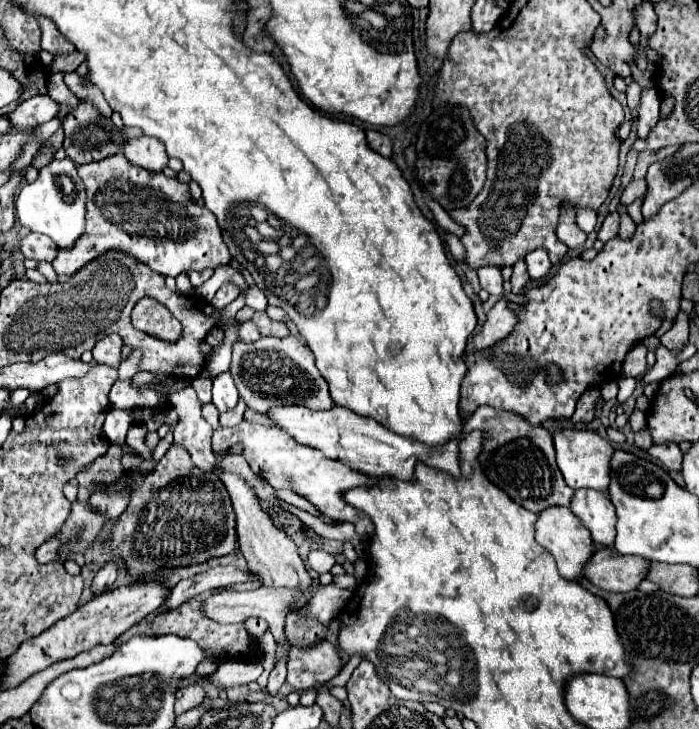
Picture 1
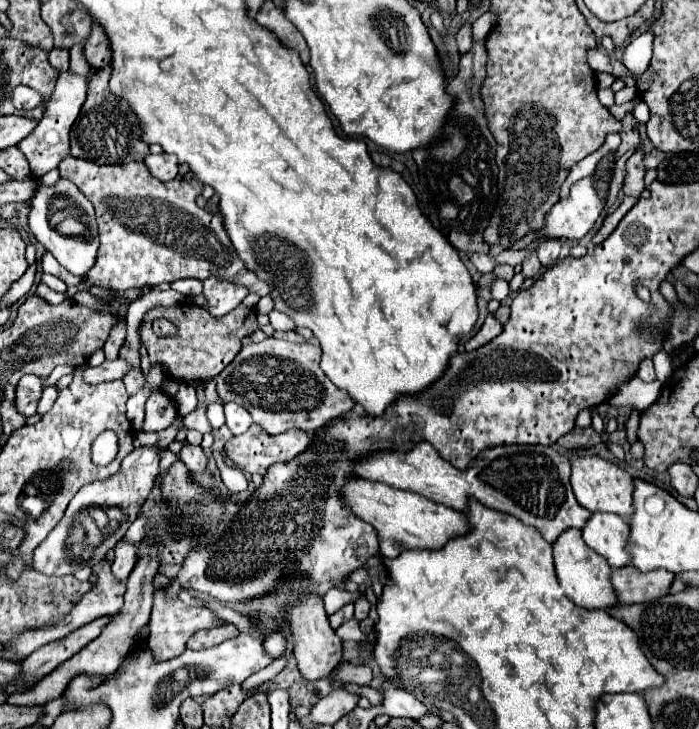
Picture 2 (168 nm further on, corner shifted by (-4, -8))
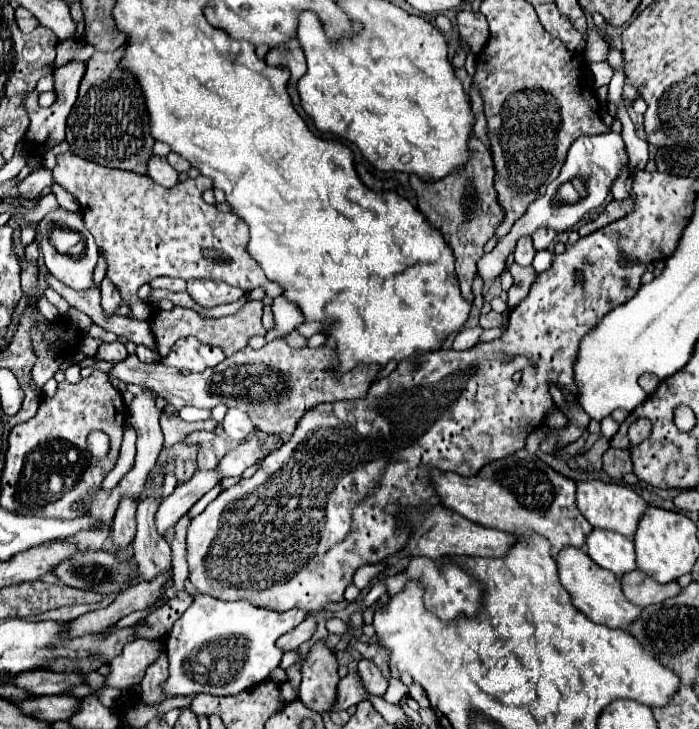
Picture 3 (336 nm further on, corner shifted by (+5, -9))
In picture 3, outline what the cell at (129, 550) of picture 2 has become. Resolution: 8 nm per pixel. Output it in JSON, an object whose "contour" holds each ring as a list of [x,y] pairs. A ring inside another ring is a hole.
{"contour":[[[122,498],[116,516],[114,516],[114,524],[112,524],[112,546],[116,550],[126,548],[136,534],[136,504],[130,498]]]}

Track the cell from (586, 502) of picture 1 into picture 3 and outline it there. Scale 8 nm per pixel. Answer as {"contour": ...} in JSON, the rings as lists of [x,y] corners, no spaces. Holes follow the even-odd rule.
{"contour":[[[592,530],[588,534],[586,554],[602,568],[614,572],[618,578],[626,572],[636,570],[636,556],[632,540],[612,530]]]}

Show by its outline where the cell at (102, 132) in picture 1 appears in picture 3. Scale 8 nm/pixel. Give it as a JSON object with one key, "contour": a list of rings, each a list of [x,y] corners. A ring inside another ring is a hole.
{"contour":[[[118,48],[116,52],[96,52],[86,62],[86,74],[80,82],[80,94],[68,116],[66,142],[70,150],[84,160],[108,168],[146,174],[146,162],[152,156],[154,140],[148,130],[148,114],[136,80],[130,74],[120,72],[118,82],[118,62],[122,54],[124,48]]]}

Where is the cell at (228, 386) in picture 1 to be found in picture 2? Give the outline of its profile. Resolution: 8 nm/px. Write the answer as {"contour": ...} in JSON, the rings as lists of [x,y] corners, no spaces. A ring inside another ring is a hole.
{"contour":[[[237,403],[225,405],[225,417],[227,417],[227,427],[231,429],[233,435],[241,435],[253,425],[253,419],[251,419],[249,411],[241,409]]]}

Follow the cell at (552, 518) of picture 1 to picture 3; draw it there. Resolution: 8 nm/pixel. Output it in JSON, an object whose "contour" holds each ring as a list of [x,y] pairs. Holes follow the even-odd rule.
{"contour":[[[568,546],[568,550],[562,550],[560,556],[556,556],[556,564],[558,564],[560,582],[562,582],[564,590],[570,594],[572,604],[582,614],[586,614],[592,622],[604,624],[608,628],[628,630],[630,622],[642,612],[640,606],[634,606],[632,602],[628,602],[624,598],[622,588],[620,588],[620,580],[612,572],[596,566],[596,562],[592,562],[582,548],[576,550],[576,546]]]}

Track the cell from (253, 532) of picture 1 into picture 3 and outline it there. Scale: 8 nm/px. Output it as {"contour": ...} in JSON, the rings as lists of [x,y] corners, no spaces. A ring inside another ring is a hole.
{"contour":[[[324,640],[312,644],[310,652],[302,660],[302,684],[300,684],[300,700],[316,710],[328,712],[336,698],[338,684],[338,662],[334,652],[326,646]]]}

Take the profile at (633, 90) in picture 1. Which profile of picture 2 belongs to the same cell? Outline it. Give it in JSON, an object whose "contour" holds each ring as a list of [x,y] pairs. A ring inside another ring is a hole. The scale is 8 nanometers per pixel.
{"contour":[[[641,33],[633,43],[629,43],[623,51],[623,65],[631,69],[635,75],[643,73],[651,61],[651,47],[653,47],[653,35]]]}

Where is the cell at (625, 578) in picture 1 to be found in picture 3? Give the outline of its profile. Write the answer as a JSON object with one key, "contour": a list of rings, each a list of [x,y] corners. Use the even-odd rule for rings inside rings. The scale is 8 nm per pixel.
{"contour":[[[640,570],[628,572],[620,578],[622,582],[622,592],[624,596],[636,604],[636,606],[650,606],[650,604],[658,604],[664,602],[668,598],[672,598],[674,594],[680,592],[678,582],[668,582],[668,584],[658,584],[652,578],[648,578],[646,574],[642,574]]]}

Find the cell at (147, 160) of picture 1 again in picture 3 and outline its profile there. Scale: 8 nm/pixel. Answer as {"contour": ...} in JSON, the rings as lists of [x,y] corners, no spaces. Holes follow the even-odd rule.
{"contour":[[[152,156],[148,160],[148,176],[164,188],[170,188],[178,182],[178,172],[168,164],[164,156]]]}

